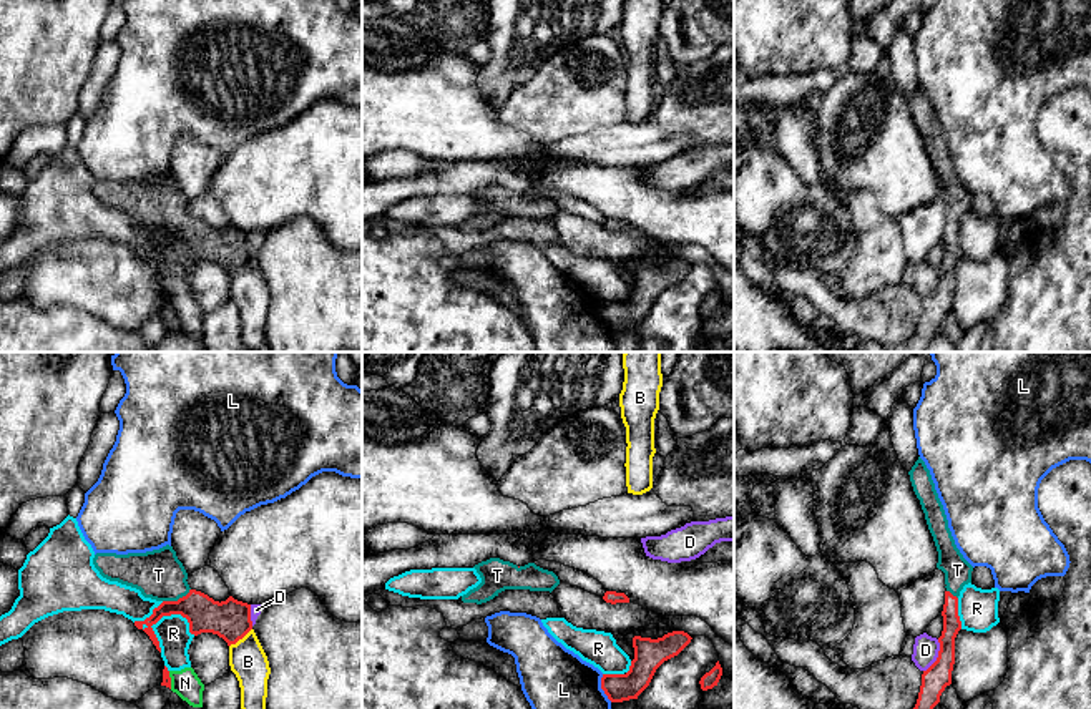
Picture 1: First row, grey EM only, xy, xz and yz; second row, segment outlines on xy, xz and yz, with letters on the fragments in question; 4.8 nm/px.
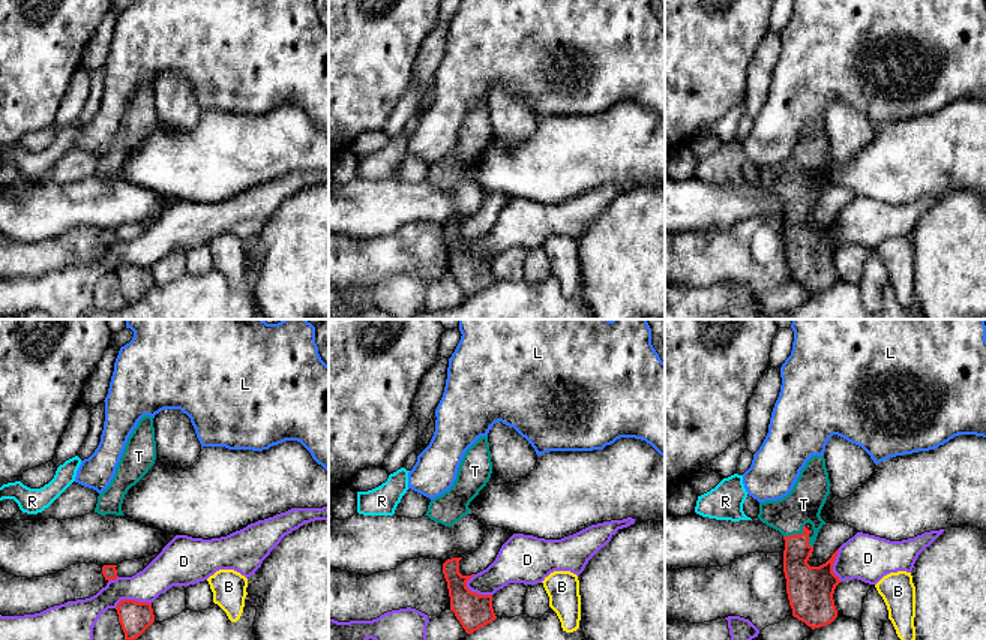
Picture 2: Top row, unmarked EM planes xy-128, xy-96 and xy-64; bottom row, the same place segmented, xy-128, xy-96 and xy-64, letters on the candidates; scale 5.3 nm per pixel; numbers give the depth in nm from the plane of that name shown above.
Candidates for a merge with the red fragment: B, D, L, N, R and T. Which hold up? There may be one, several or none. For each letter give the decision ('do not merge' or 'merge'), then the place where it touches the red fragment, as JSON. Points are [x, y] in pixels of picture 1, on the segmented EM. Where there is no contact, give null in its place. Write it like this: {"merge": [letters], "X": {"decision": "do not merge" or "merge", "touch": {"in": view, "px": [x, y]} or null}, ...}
{"merge": ["T"], "B": {"decision": "do not merge", "touch": {"in": "xy", "px": [239, 638]}}, "D": {"decision": "do not merge", "touch": {"in": "yz", "px": [939, 656]}}, "L": {"decision": "do not merge", "touch": {"in": "xz", "px": [601, 688]}}, "N": {"decision": "do not merge", "touch": {"in": "xy", "px": [170, 679]}}, "R": {"decision": "do not merge", "touch": {"in": "xy", "px": [168, 615]}}, "T": {"decision": "merge", "touch": {"in": "xy", "px": [178, 600]}}}

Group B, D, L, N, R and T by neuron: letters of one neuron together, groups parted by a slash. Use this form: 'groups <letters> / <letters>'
groups B / D / L / N R / T

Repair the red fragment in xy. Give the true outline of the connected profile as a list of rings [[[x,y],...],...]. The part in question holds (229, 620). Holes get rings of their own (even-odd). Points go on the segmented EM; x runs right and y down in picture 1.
[[[169,545],[146,553],[96,553],[93,565],[103,578],[136,588],[144,598],[161,603],[149,618],[135,621],[159,653],[159,641],[151,626],[163,616],[181,614],[188,619],[191,634],[213,633],[227,646],[236,644],[252,629],[251,604],[232,596],[219,603],[191,589],[186,581],[188,573]]]

